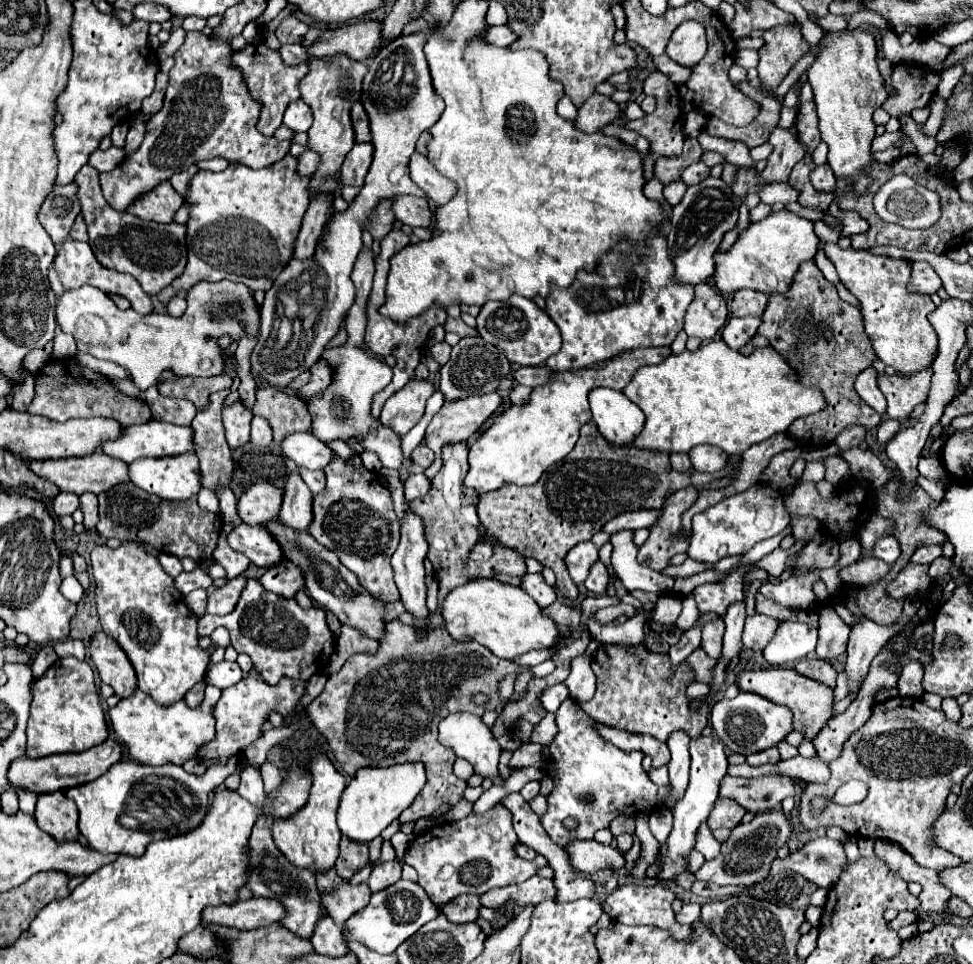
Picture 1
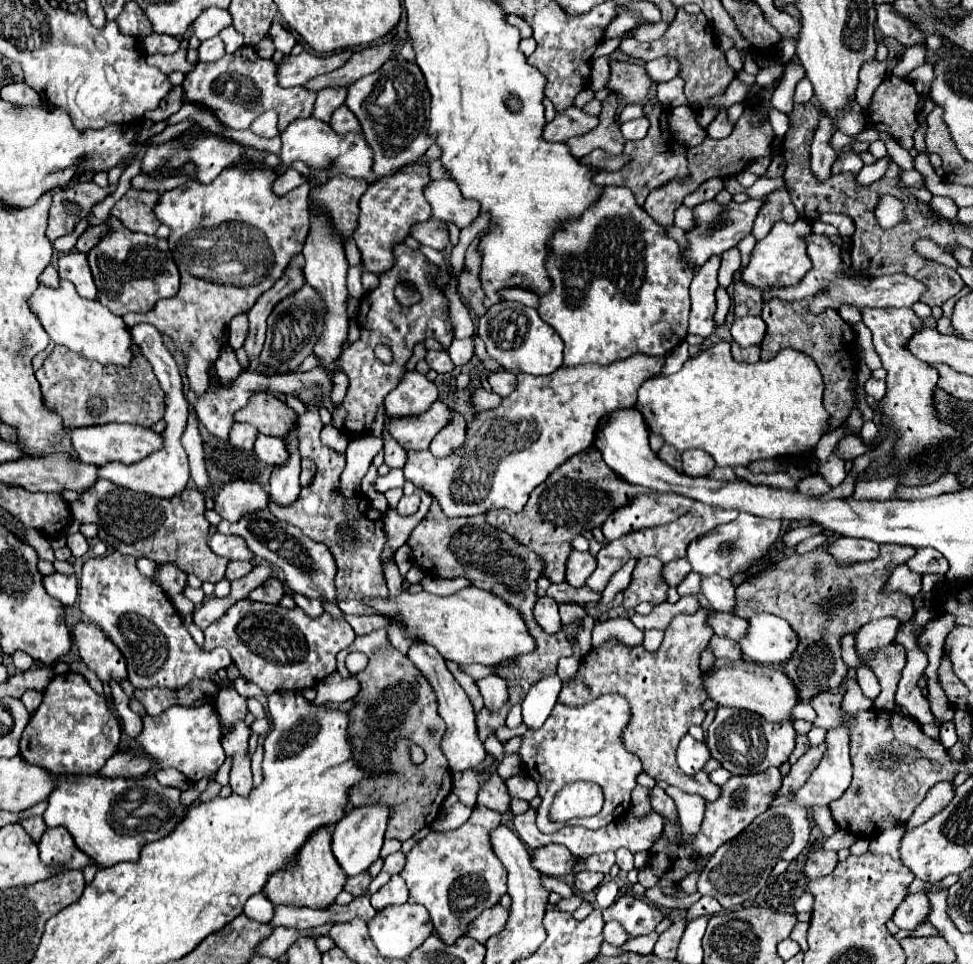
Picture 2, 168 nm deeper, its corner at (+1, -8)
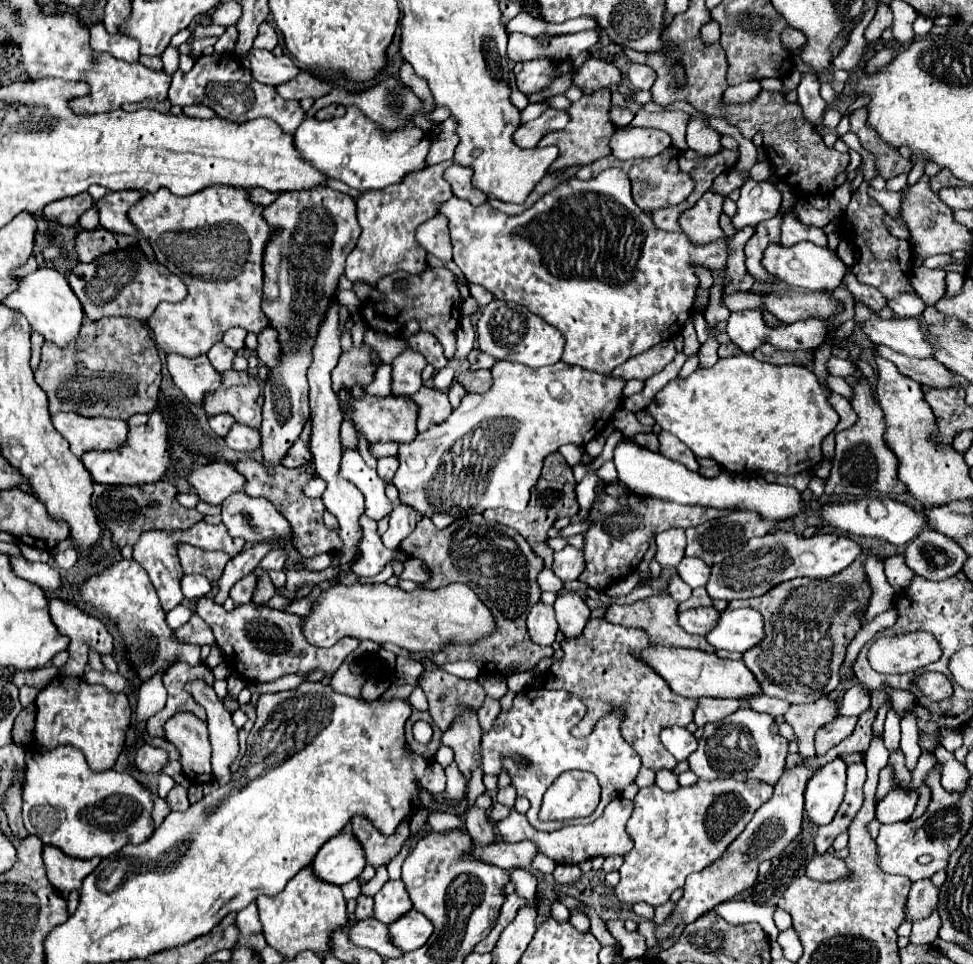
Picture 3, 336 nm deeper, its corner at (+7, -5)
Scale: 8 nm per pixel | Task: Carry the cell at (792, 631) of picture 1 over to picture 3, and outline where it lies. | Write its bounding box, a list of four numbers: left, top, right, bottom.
[705,608,765,652]

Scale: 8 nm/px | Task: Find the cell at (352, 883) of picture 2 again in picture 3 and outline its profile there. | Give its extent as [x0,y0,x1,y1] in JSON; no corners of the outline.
[355,894,373,920]

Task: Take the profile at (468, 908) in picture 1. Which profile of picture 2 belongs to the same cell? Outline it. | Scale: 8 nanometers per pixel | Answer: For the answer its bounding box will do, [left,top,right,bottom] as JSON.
[467,905,509,945]

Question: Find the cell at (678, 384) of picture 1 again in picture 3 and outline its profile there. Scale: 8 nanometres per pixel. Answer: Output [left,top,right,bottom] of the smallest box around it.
[645,354,839,476]

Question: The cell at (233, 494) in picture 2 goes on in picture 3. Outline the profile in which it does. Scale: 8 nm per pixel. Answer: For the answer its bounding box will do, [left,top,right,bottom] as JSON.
[189,462,245,506]

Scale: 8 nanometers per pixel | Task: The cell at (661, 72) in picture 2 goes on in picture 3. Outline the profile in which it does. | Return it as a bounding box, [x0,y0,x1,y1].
[627,64,655,90]

